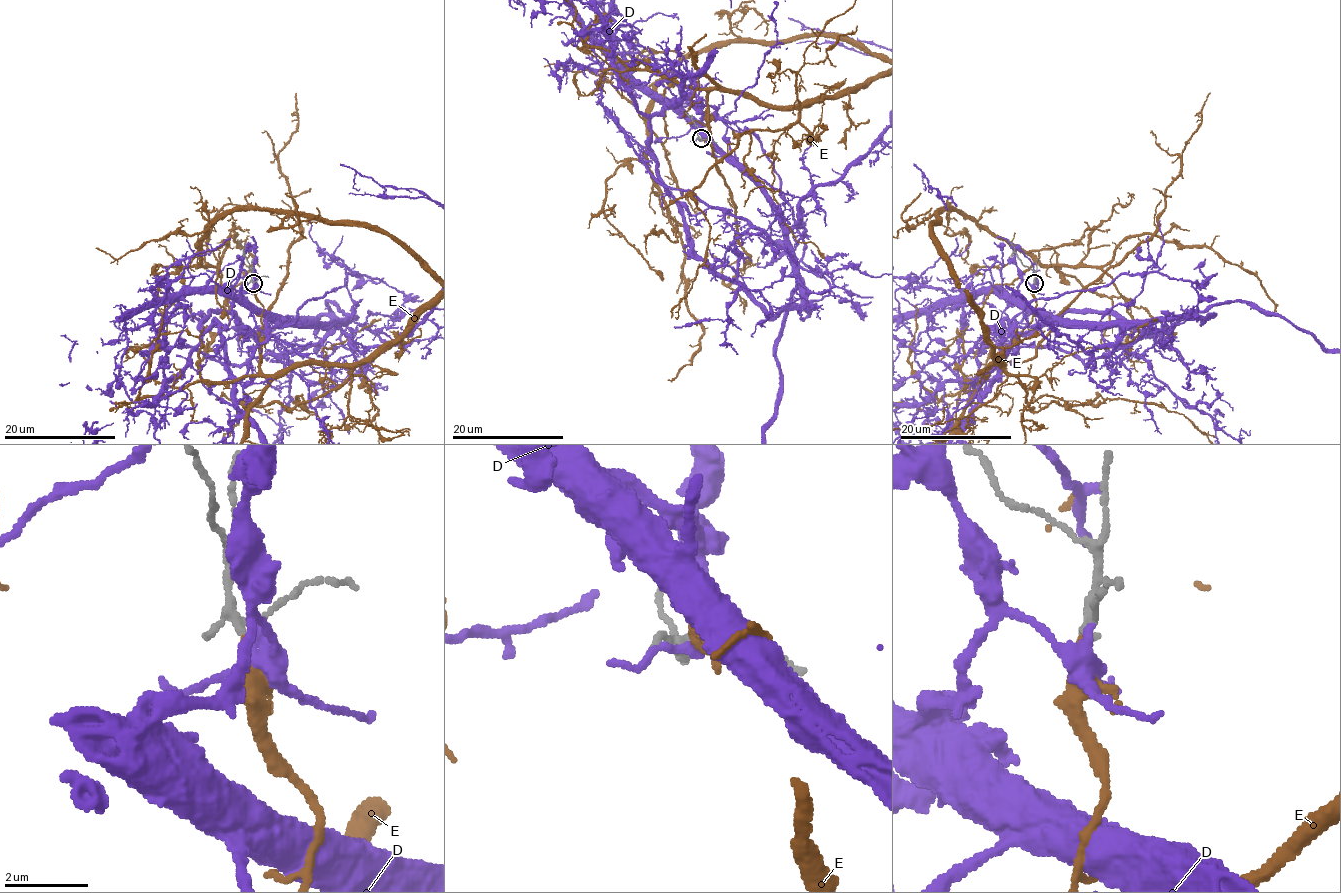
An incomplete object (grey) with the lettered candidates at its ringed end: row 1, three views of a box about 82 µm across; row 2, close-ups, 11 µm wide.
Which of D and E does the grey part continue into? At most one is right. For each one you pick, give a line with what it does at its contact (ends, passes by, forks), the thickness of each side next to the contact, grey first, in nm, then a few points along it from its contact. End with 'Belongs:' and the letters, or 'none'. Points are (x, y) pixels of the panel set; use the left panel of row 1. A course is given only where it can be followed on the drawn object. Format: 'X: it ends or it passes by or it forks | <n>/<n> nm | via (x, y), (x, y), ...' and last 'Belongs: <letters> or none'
E: it ends | 160/200 nm
Belongs: E

